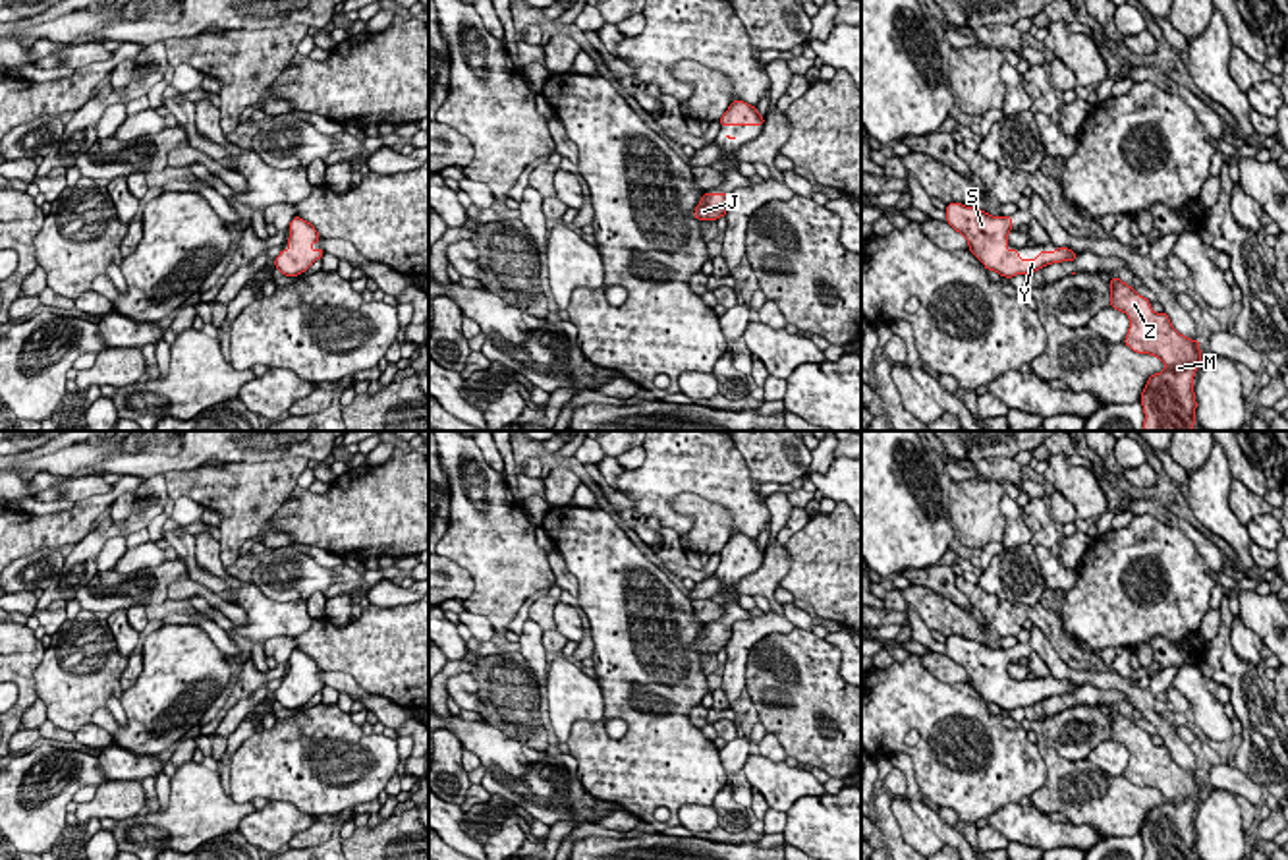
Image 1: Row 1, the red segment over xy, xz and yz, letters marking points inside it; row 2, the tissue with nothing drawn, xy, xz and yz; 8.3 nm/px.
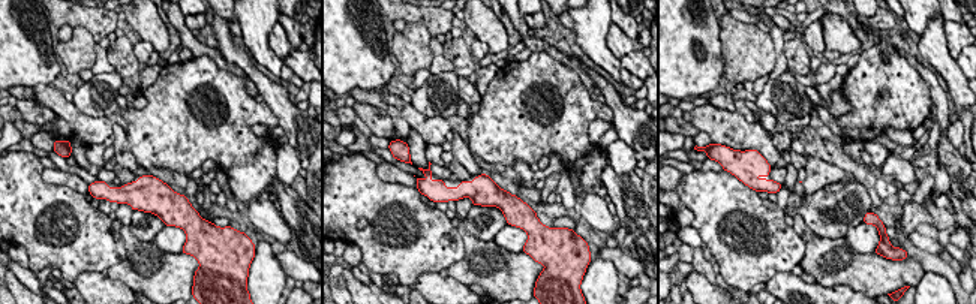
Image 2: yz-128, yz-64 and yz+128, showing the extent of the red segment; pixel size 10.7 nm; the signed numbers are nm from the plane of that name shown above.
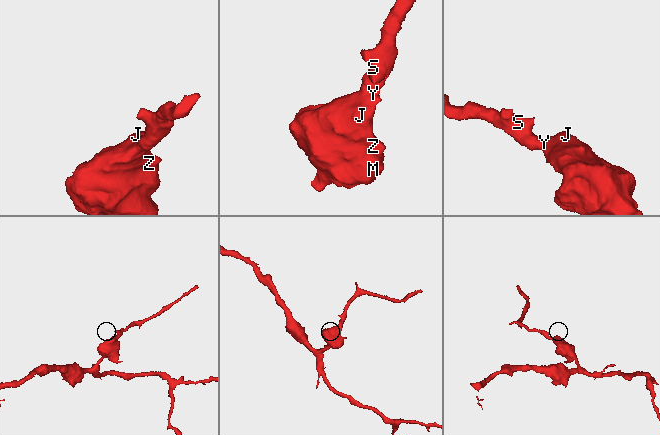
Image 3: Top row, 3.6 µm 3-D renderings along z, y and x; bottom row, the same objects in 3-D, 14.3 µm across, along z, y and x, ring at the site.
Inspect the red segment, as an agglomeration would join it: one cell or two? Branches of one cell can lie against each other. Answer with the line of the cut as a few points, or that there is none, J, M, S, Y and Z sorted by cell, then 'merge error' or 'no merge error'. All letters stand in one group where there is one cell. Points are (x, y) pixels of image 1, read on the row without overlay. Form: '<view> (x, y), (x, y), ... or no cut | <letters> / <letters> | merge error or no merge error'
no cut | J M S Y Z | no merge error

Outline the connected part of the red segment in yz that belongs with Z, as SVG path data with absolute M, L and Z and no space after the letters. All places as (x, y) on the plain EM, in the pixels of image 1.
M1116 709L1110 713L1110 740L1130 752L1124 777L1137 787L1157 788L1166 798L1149 810L1141 825L1143 860L1193 860L1193 810L1203 788L1199 773L1180 767L1164 744L1155 746L1147 731Z

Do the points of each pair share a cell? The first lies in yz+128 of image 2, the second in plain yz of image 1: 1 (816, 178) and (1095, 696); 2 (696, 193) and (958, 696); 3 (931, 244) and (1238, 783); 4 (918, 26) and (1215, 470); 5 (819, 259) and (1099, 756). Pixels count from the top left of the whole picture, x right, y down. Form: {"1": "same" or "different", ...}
{"1": "different", "2": "same", "3": "same", "4": "different", "5": "different"}

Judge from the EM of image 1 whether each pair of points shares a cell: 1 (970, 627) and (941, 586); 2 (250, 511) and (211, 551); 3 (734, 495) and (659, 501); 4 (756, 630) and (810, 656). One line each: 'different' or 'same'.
1: different
2: different
3: same
4: different

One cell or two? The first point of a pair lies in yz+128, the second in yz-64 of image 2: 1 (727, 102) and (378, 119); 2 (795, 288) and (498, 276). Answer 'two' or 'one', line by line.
1: two
2: two

